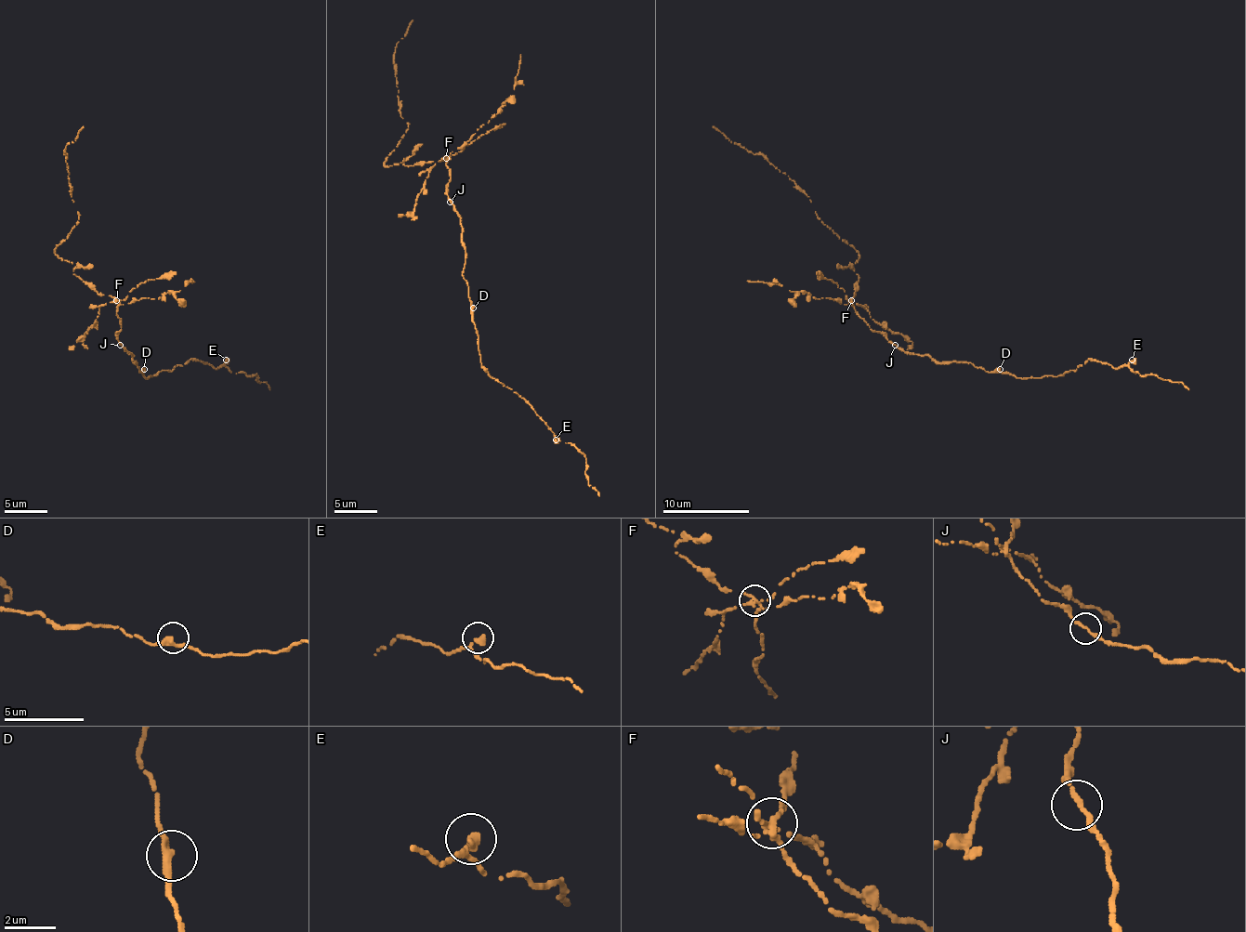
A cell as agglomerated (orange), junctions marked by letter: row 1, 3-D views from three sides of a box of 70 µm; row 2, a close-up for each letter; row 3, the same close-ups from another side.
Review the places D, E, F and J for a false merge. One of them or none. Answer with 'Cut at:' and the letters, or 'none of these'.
Cut at: F

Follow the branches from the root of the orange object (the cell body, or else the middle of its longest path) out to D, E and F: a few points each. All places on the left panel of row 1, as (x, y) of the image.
D: (123, 345), (133, 356), (139, 373), (144, 369)
E: (123, 345), (146, 377), (191, 360), (206, 362), (215, 369), (226, 360)
F: (123, 345), (118, 340), (120, 319), (116, 314), (116, 299)

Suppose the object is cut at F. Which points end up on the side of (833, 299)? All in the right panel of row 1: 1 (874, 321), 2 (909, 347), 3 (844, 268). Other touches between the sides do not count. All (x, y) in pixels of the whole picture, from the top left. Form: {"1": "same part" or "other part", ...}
{"1": "same part", "2": "same part", "3": "other part"}

